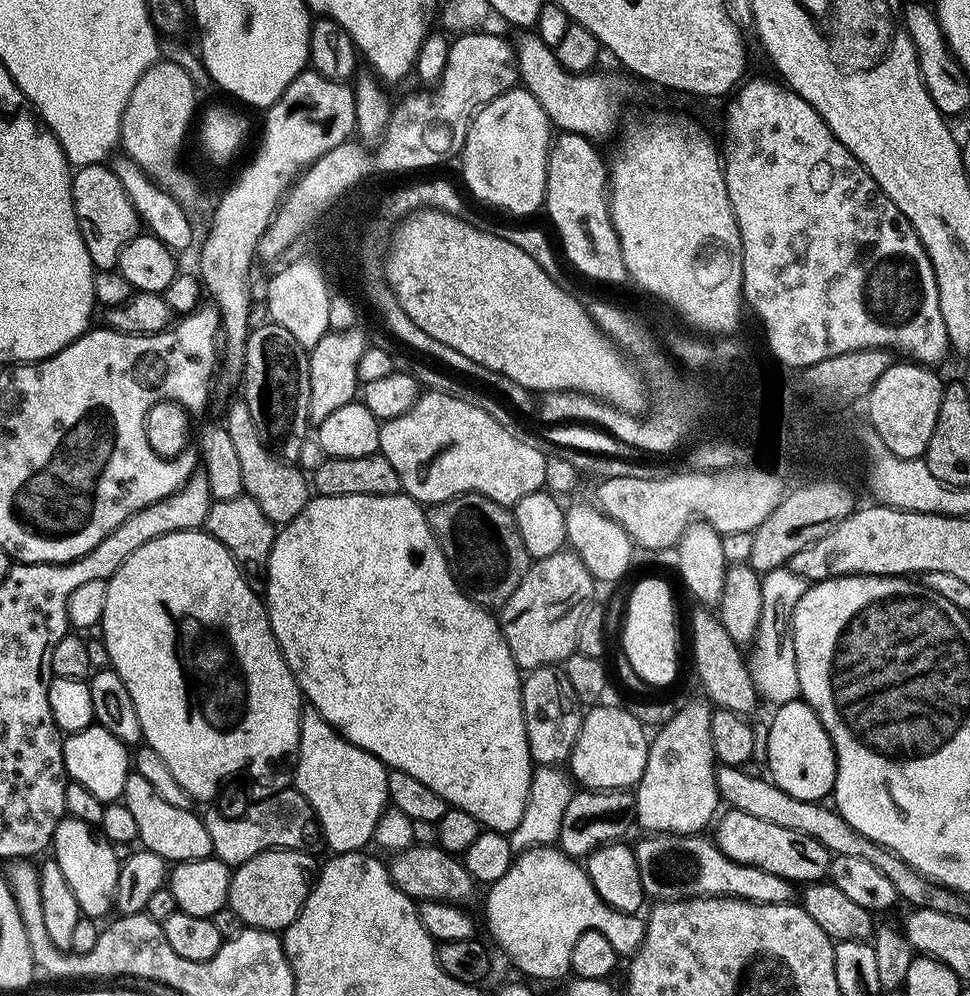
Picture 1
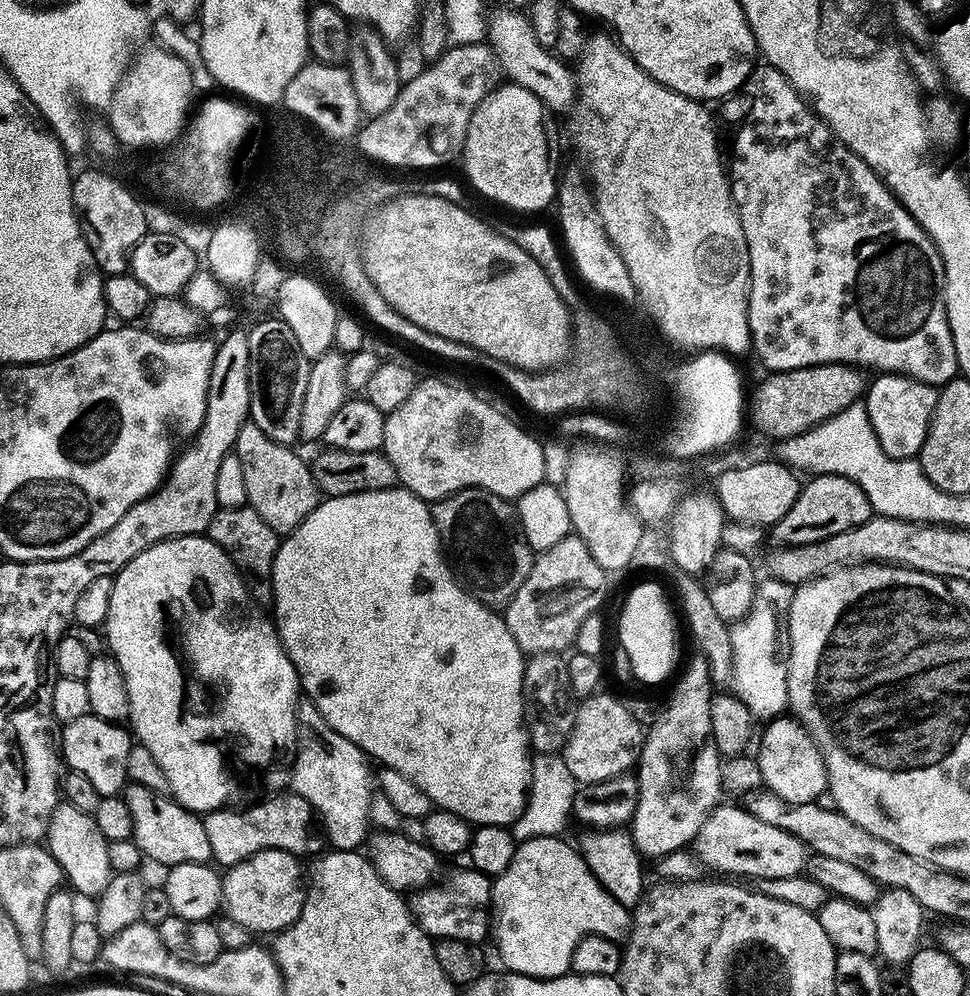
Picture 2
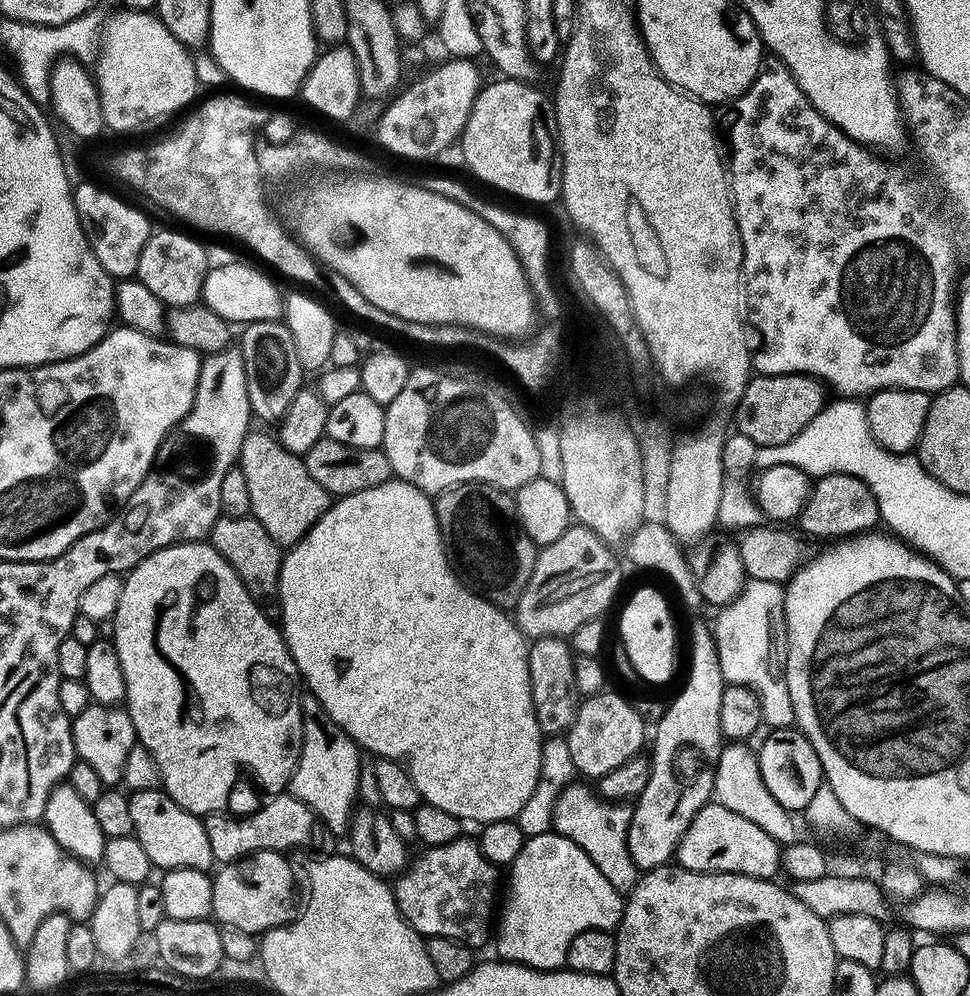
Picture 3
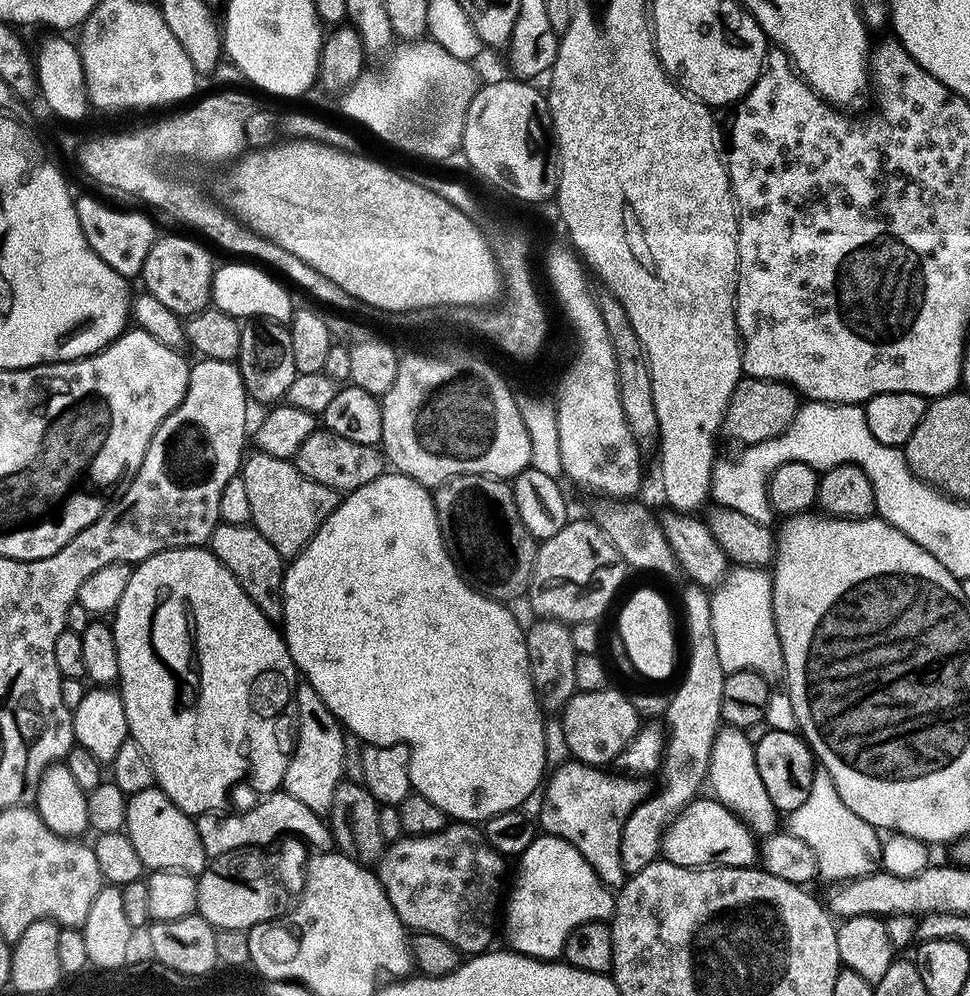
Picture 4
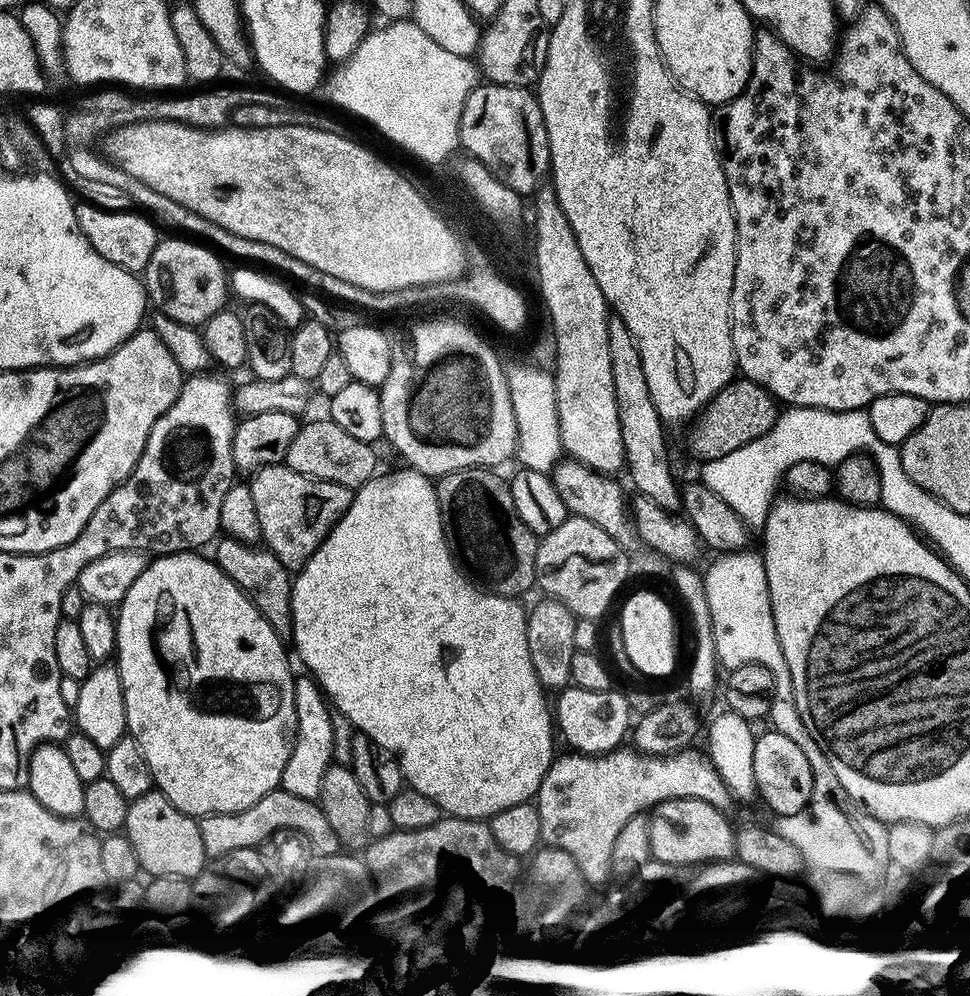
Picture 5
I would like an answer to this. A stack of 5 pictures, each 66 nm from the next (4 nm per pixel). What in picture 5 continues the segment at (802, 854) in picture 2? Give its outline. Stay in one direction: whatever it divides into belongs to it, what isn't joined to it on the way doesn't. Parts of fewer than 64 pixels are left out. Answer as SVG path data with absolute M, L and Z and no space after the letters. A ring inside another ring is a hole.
M679 796L677 800L664 800L651 809L648 816L651 859L657 864L695 866L711 864L717 860L731 860L736 855L736 833L729 817L719 812L710 802Z

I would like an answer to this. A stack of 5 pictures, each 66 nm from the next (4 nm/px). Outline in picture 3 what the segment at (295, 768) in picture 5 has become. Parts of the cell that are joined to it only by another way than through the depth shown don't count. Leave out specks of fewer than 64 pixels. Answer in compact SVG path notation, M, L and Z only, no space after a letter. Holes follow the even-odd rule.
M310 694L301 695L302 750L292 775L291 795L297 796L316 815L329 833L343 837L349 828L357 803L361 749L336 725L334 718L322 710L322 702Z

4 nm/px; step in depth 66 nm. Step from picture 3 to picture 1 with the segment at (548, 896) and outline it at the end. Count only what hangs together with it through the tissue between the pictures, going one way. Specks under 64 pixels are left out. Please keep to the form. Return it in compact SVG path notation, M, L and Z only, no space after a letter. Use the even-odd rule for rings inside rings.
M547 846L526 849L513 859L510 870L498 878L487 889L488 901L484 912L488 915L488 928L496 939L496 944L512 959L512 964L520 972L533 976L536 980L556 980L559 976L568 976L570 972L570 954L574 954L574 942L586 934L586 930L598 930L610 938L617 957L631 958L640 949L644 937L645 917L631 912L614 910L594 890L590 882L587 867L573 857L560 851L559 847Z

